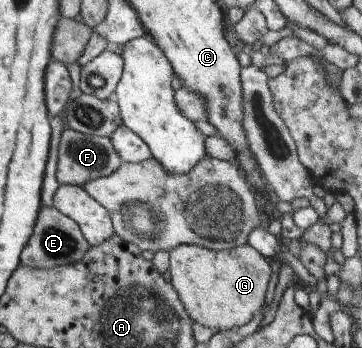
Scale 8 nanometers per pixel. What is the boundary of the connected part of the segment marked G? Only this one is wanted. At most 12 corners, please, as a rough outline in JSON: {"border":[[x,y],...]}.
{"border":[[245,244],[168,251],[191,320],[247,324],[270,292],[270,264]]}

